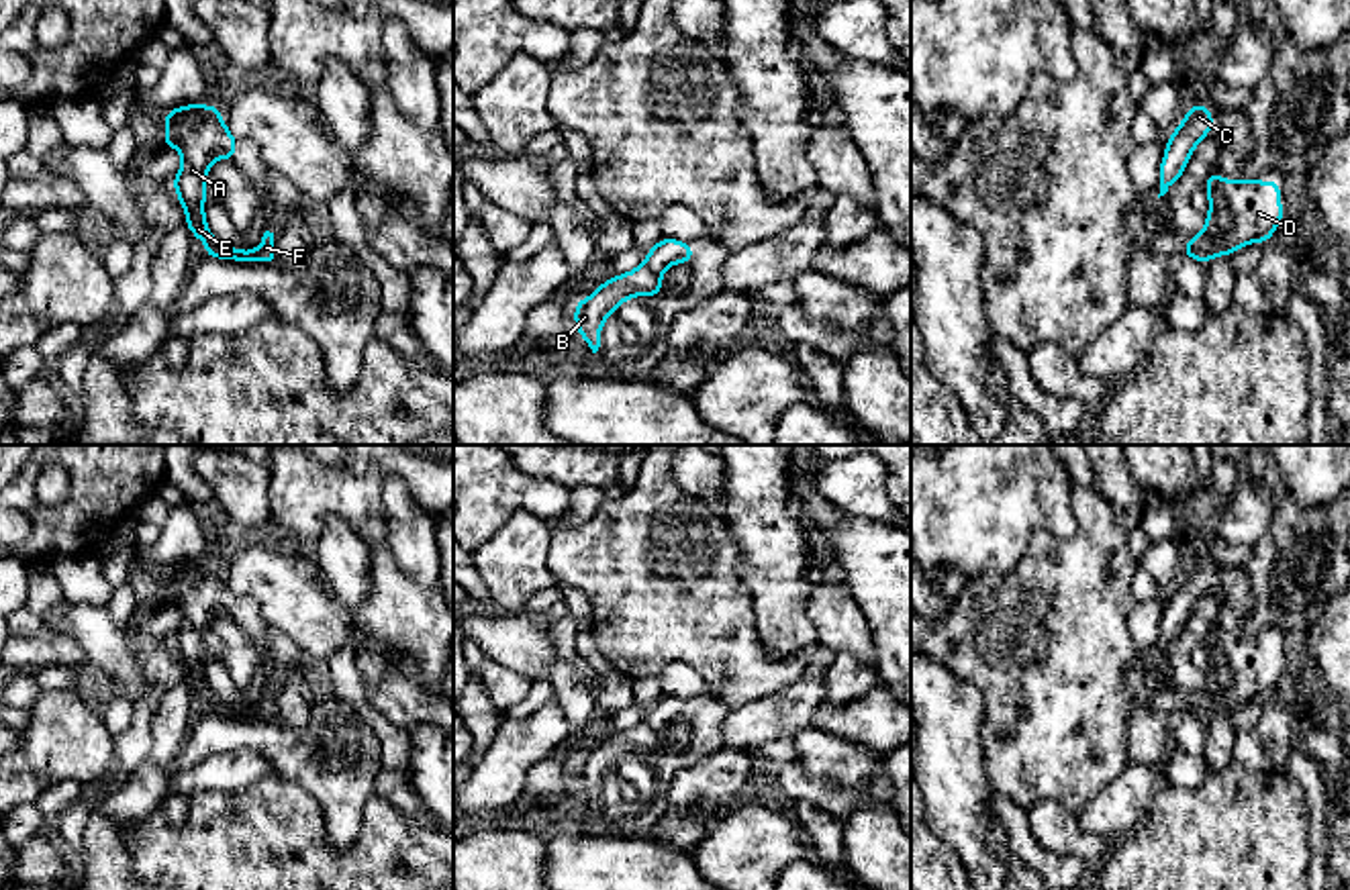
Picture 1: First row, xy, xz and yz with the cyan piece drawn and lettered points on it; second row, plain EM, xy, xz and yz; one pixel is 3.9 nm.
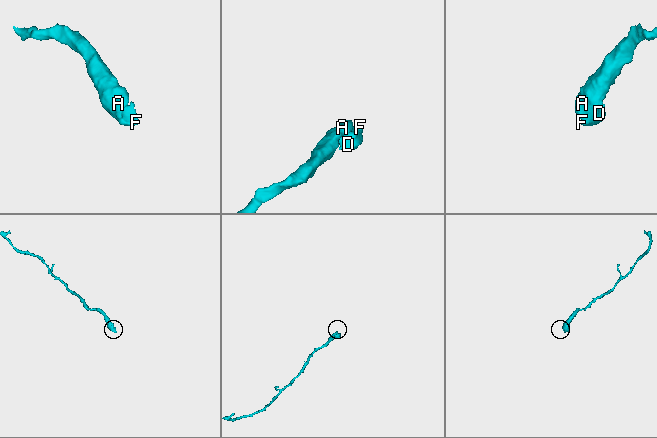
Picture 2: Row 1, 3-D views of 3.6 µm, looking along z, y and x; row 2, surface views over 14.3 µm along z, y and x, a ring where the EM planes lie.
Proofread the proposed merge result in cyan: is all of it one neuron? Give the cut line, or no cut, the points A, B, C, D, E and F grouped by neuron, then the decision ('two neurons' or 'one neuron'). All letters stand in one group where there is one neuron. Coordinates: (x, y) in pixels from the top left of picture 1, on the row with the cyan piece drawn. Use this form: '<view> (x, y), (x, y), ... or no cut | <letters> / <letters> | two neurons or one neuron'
no cut | A B C D E F | one neuron

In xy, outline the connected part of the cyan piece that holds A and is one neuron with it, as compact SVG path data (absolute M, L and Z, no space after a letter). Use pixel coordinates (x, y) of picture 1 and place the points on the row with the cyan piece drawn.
M182 104L163 112L165 133L161 147L174 147L182 155L180 169L172 180L174 192L186 212L184 225L200 239L208 259L272 261L274 233L266 231L255 249L229 247L208 229L204 218L206 176L216 159L233 161L237 137L227 129L219 106Z

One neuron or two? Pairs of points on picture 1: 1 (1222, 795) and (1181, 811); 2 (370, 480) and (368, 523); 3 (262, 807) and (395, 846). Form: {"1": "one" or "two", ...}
{"1": "one", "2": "one", "3": "one"}

